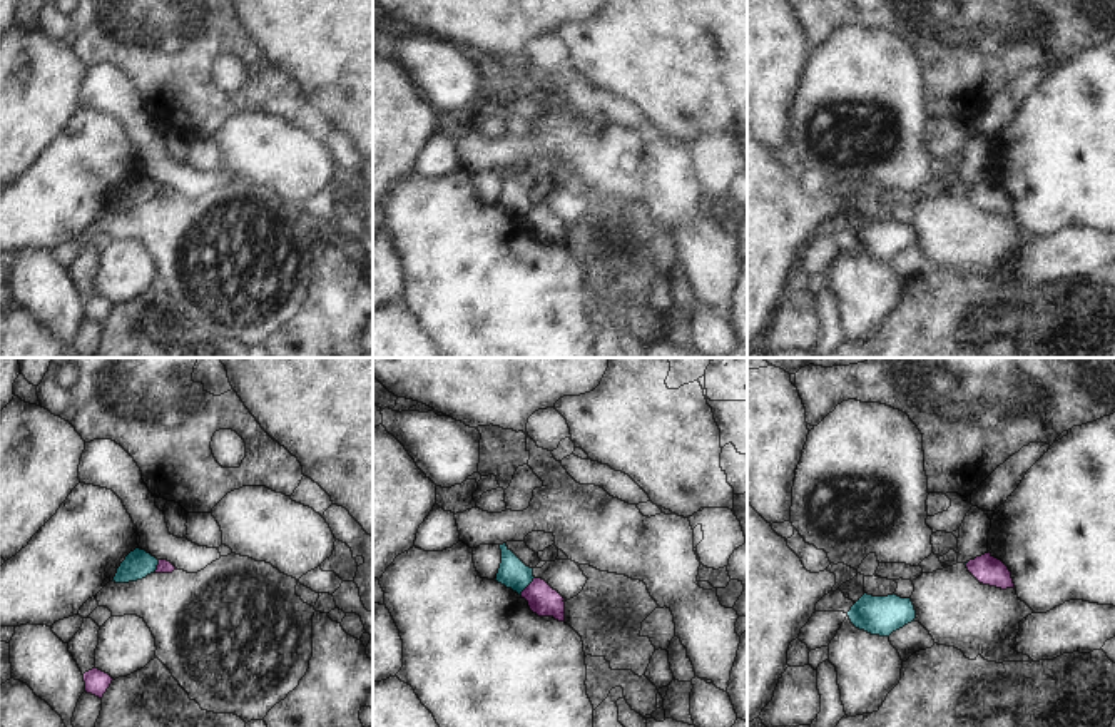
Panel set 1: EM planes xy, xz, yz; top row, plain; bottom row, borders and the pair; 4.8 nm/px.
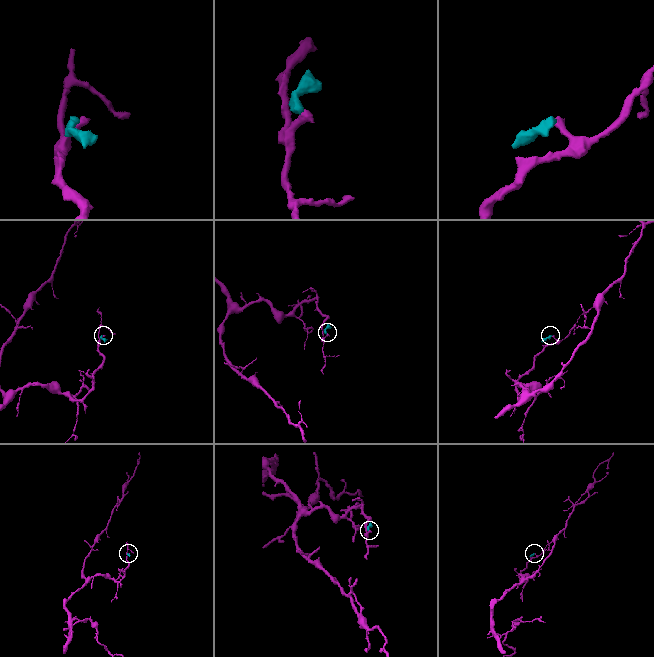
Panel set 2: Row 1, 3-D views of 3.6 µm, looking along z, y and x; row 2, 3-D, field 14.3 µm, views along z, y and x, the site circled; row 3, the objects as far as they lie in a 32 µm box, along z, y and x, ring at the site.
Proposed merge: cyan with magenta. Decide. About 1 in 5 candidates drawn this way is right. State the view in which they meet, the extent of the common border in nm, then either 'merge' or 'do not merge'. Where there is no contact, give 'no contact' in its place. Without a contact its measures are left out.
xz | 110 nm | do not merge

